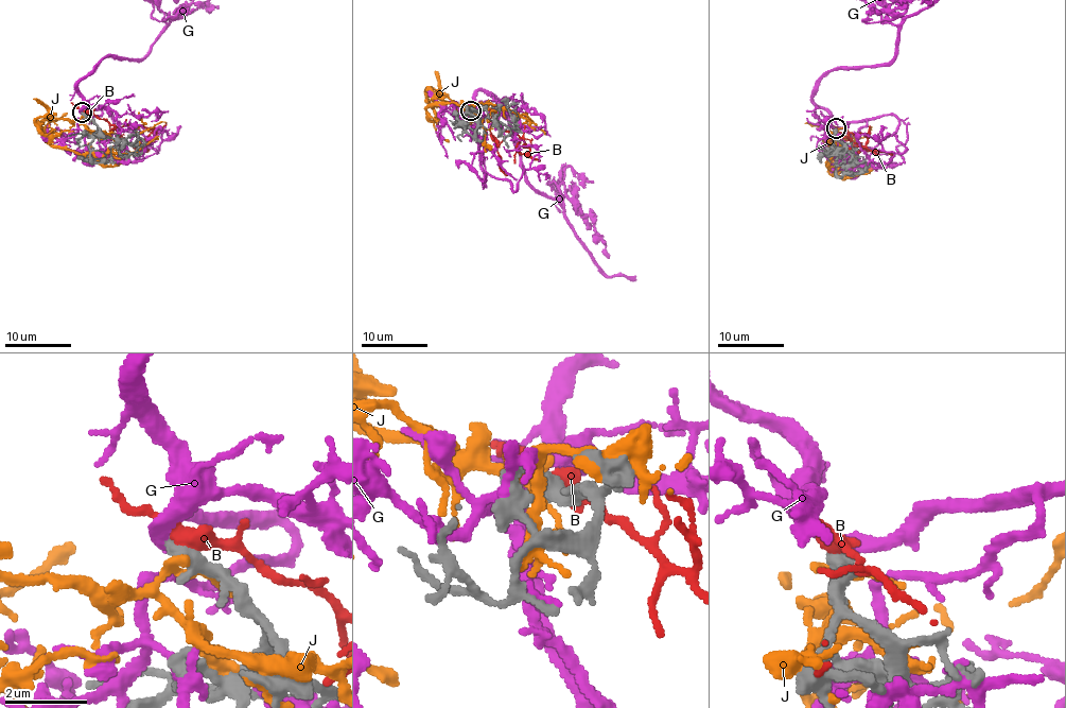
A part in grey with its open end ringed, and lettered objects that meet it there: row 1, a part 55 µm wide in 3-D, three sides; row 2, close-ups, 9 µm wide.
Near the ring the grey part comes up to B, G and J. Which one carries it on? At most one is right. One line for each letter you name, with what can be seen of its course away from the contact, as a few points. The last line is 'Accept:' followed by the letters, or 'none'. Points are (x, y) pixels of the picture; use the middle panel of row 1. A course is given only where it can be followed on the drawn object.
Accept: none

